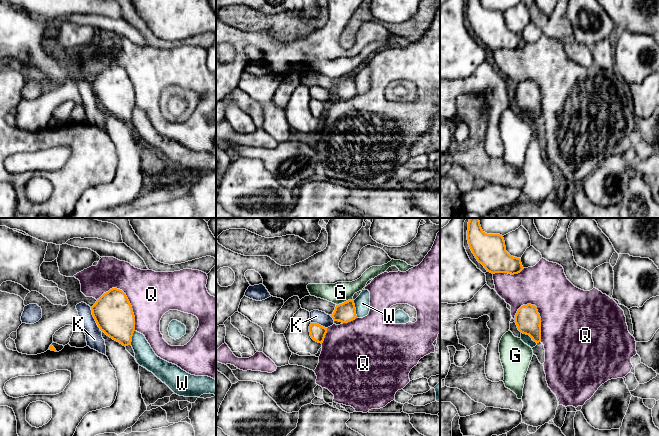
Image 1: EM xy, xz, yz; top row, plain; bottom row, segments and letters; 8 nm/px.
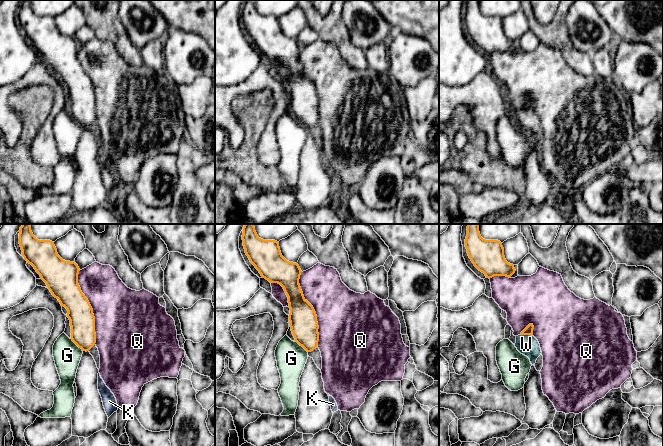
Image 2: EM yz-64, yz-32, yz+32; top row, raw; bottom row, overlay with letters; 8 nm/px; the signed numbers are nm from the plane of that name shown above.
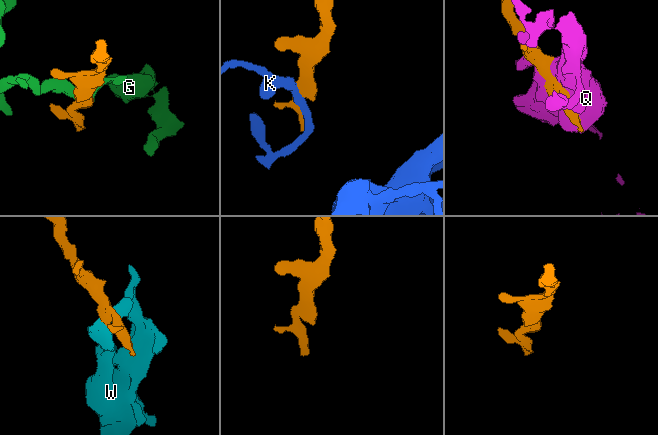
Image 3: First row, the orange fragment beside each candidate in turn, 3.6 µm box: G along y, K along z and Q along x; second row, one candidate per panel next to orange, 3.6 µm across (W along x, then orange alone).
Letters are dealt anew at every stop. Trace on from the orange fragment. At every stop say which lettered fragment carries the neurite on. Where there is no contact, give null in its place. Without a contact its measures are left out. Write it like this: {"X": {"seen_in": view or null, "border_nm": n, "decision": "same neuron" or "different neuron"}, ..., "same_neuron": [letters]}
{"G": {"seen_in": "xz", "border_nm": 150, "decision": "different neuron"}, "K": {"seen_in": "xy", "border_nm": 220, "decision": "different neuron"}, "Q": {"seen_in": "xy", "border_nm": 400, "decision": "different neuron"}, "W": {"seen_in": "xz", "border_nm": 150, "decision": "different neuron"}, "same_neuron": []}

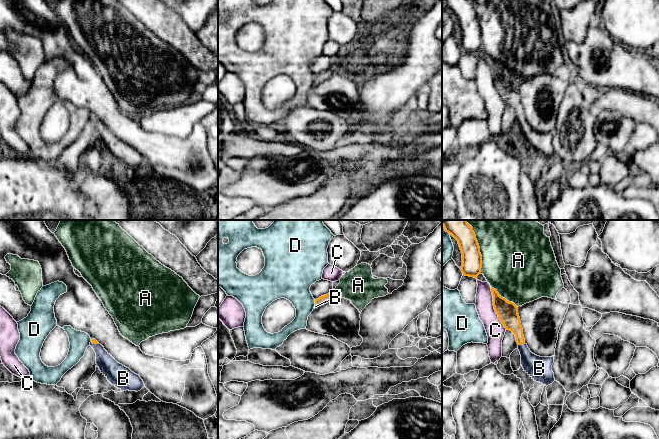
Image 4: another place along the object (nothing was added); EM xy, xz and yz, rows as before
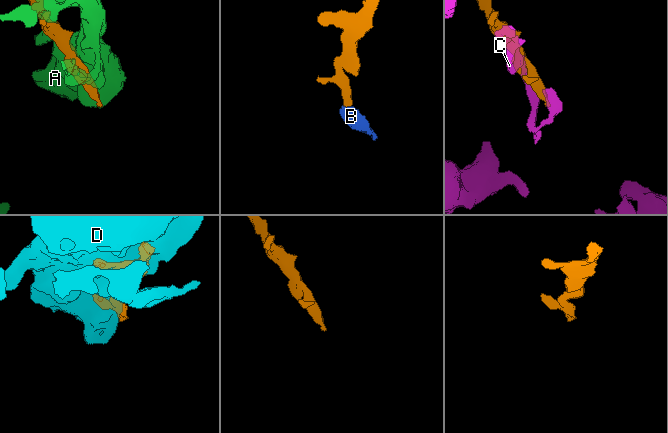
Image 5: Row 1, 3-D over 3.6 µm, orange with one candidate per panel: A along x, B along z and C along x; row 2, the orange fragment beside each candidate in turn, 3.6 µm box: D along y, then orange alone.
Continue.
{"A": {"seen_in": "yz", "border_nm": 460, "decision": "different neuron"}, "B": {"seen_in": "yz", "border_nm": 60, "decision": "same neuron"}, "C": {"seen_in": "yz", "border_nm": 360, "decision": "different neuron"}, "D": {"seen_in": "xz", "border_nm": 40, "decision": "different neuron"}, "same_neuron": ["B"]}

